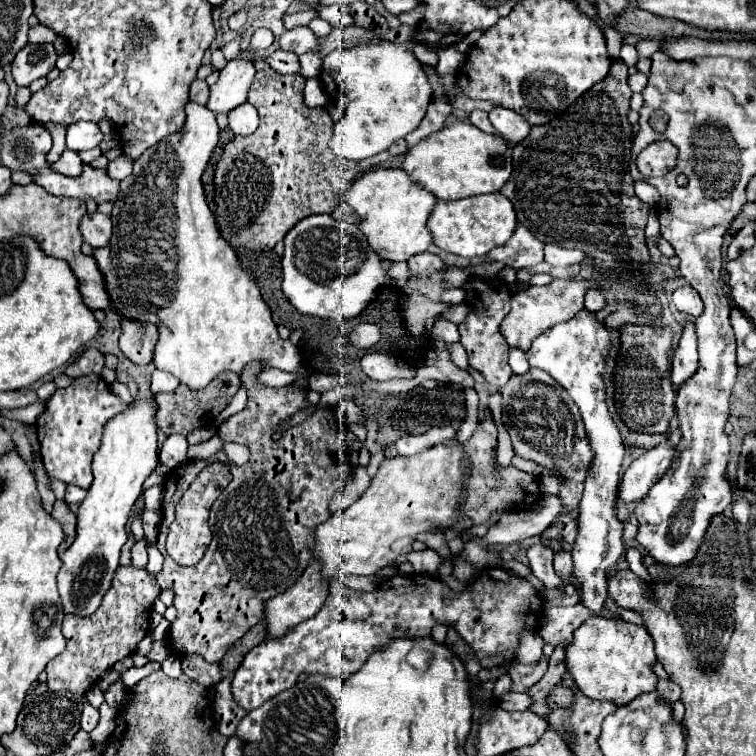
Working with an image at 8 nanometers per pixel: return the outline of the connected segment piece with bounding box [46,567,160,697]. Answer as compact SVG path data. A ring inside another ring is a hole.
M118 567L110 591L94 615L86 619L72 615L64 617L62 633L66 637L66 649L46 665L50 691L68 689L74 695L82 697L108 669L112 669L116 661L132 655L148 633L152 601L158 595L160 587L146 569Z

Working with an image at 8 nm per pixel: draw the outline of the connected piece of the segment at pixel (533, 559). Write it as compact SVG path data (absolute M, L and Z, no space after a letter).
M536 543L528 549L530 569L544 583L544 591L540 591L540 597L546 597L548 589L562 585L562 579L554 573L552 557L554 557L554 551L550 547L546 547L544 543Z

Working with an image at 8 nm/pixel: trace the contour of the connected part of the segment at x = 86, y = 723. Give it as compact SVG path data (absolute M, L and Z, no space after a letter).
M86 703L84 711L82 711L82 729L86 733L90 733L96 725L98 725L98 709L94 709L94 707L90 707L90 703Z

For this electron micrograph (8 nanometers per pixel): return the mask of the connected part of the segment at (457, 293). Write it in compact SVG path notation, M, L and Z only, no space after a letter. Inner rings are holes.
M456 287L456 289L446 289L442 295L440 295L440 301L442 303L450 303L450 305L458 305L458 303L462 303L462 289L460 287Z

